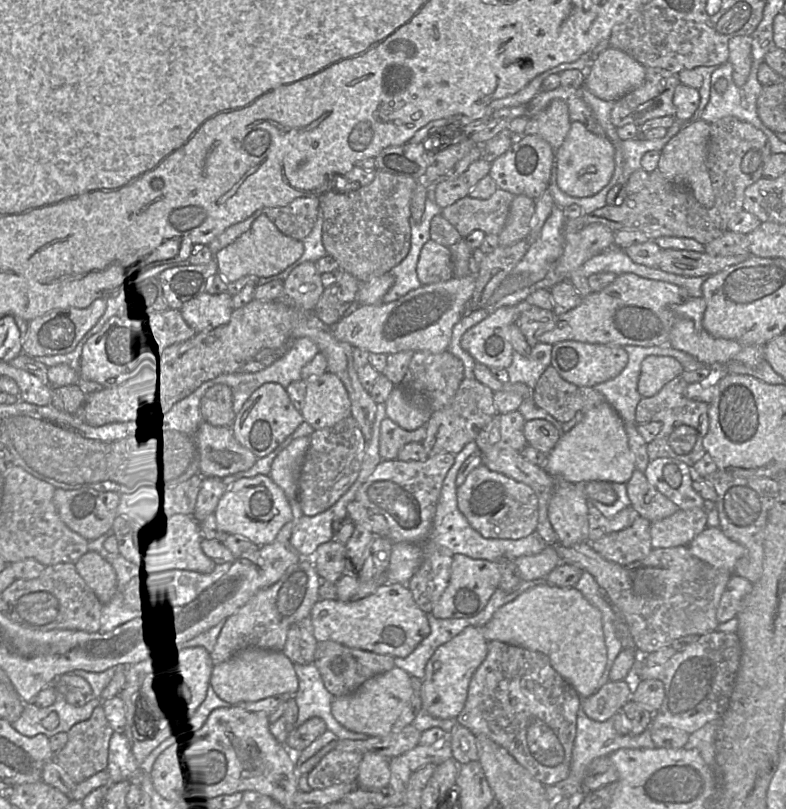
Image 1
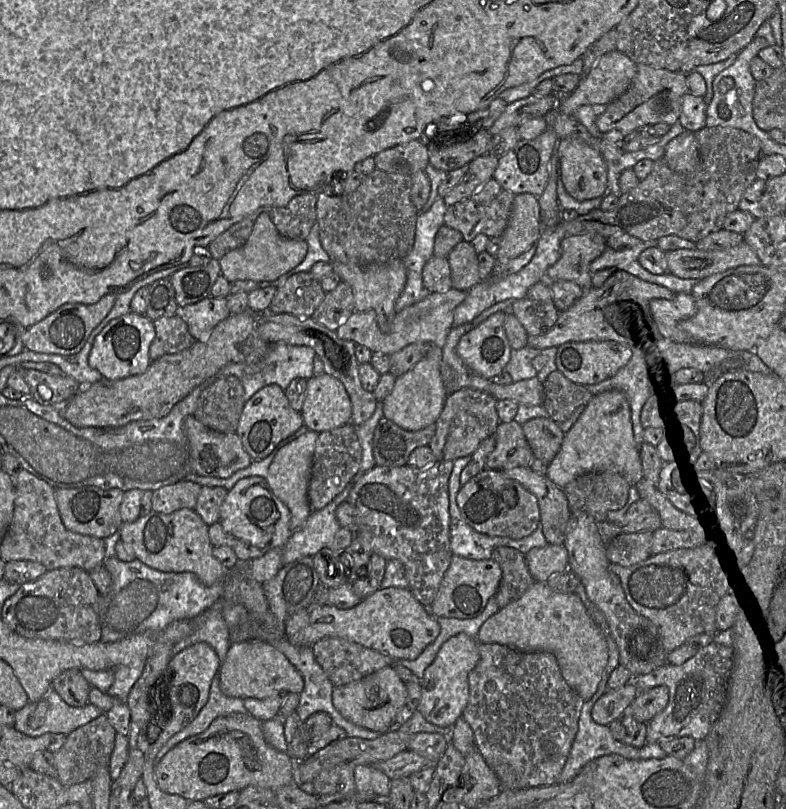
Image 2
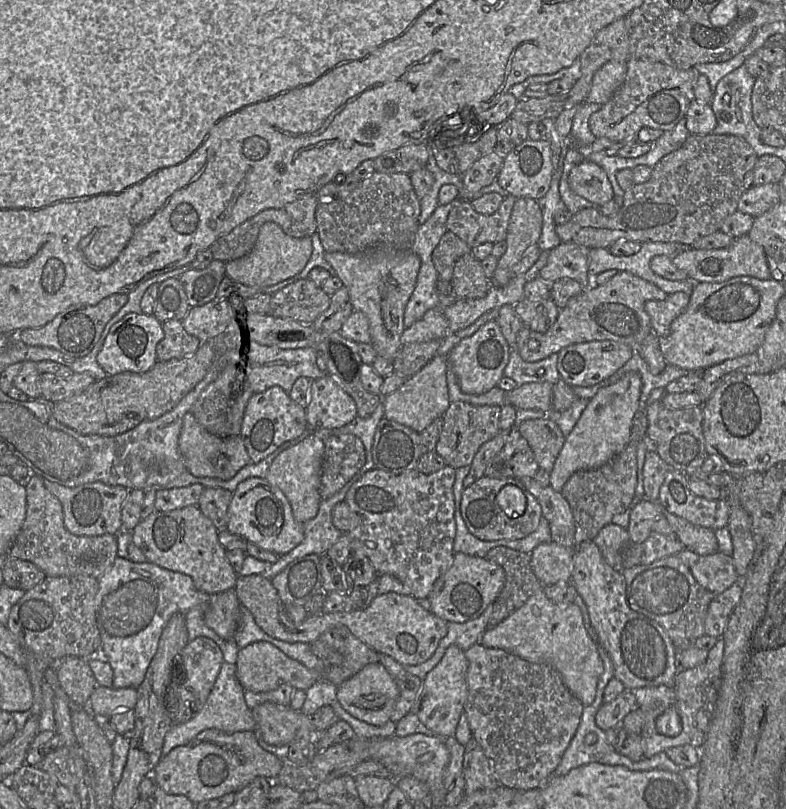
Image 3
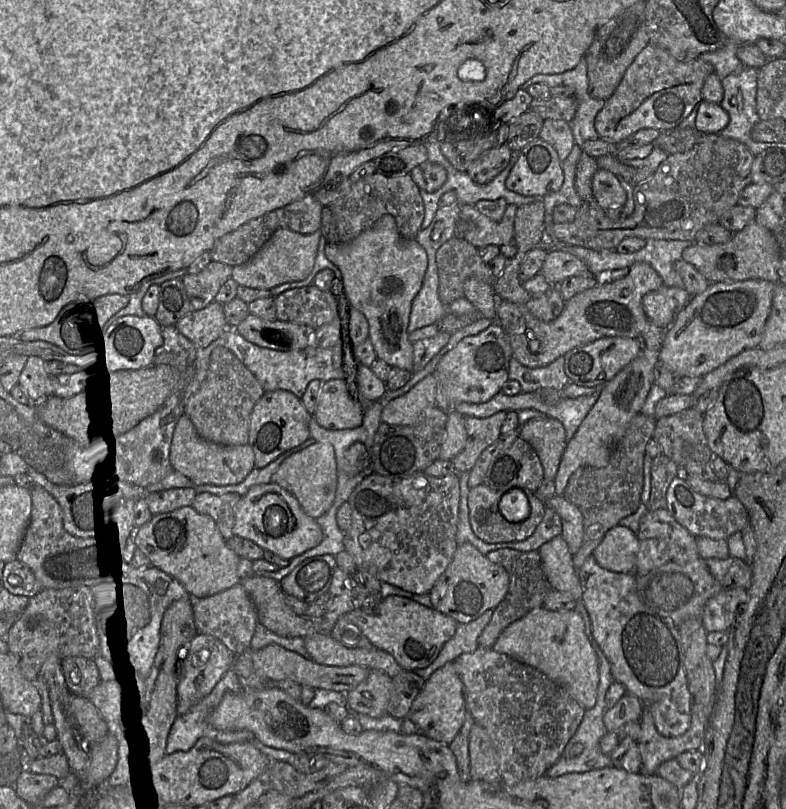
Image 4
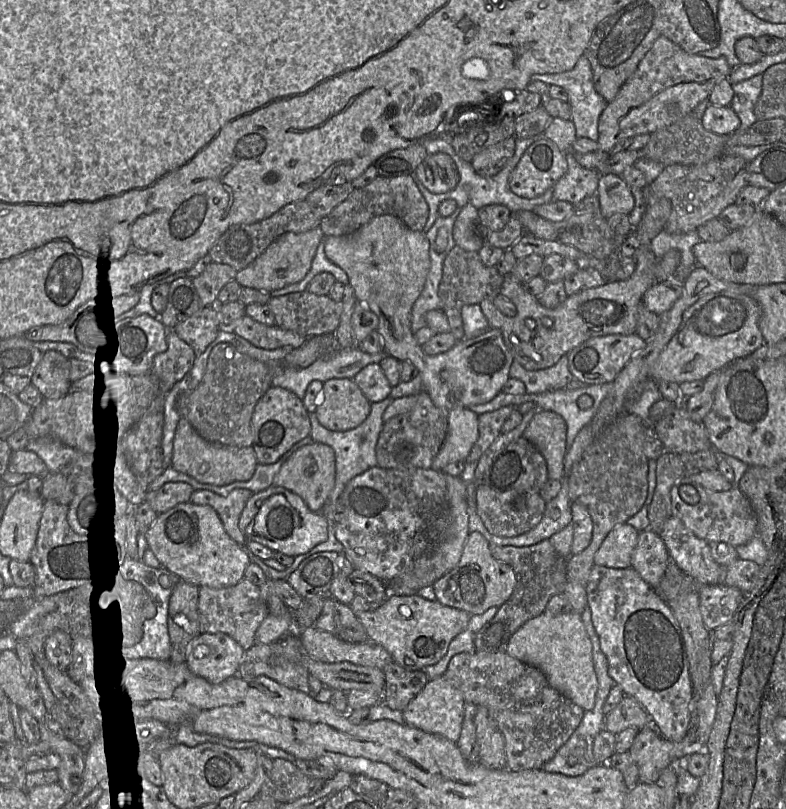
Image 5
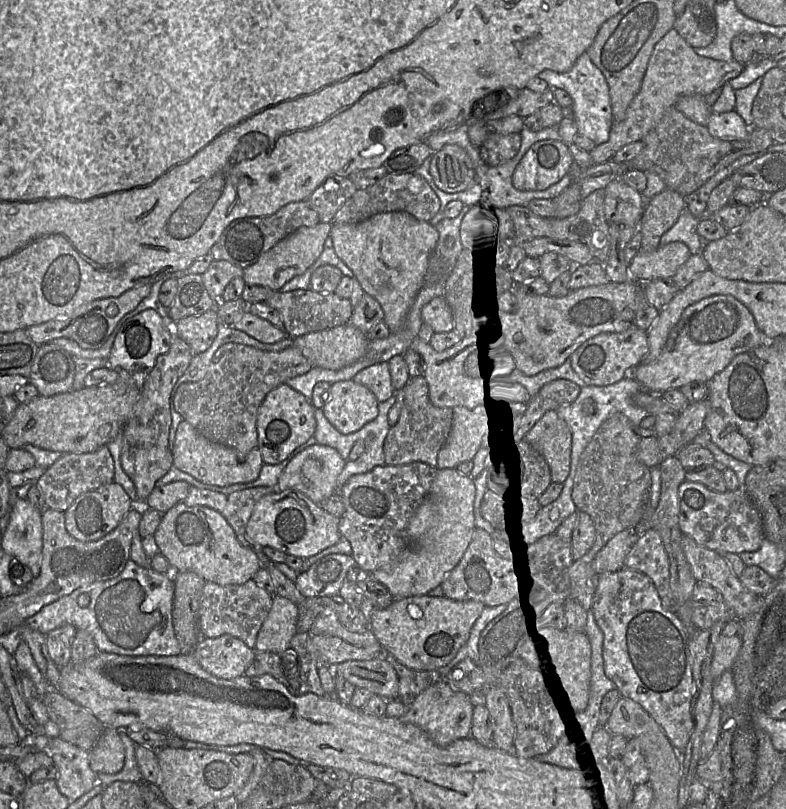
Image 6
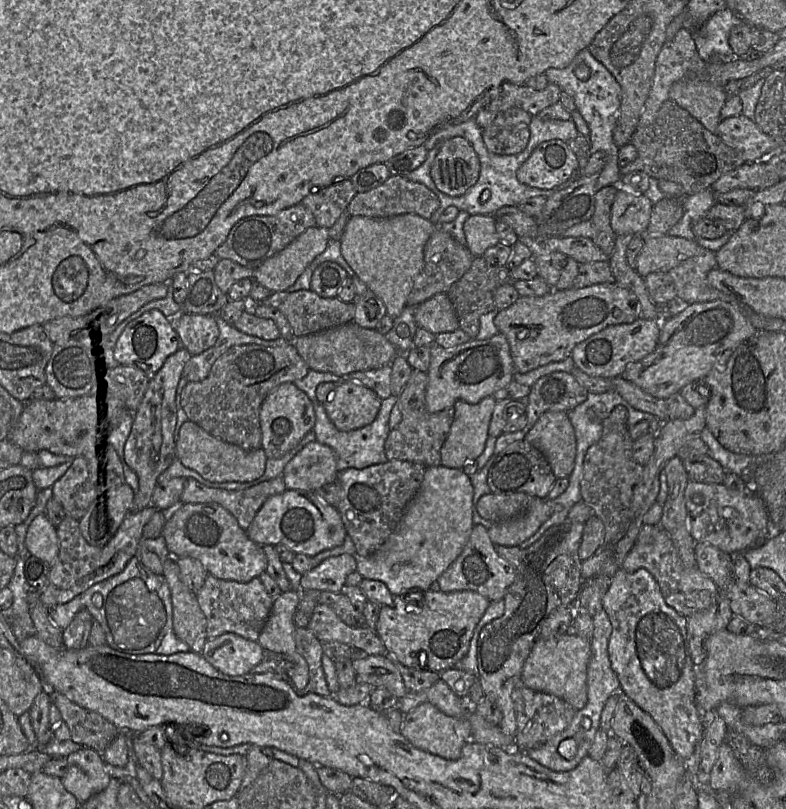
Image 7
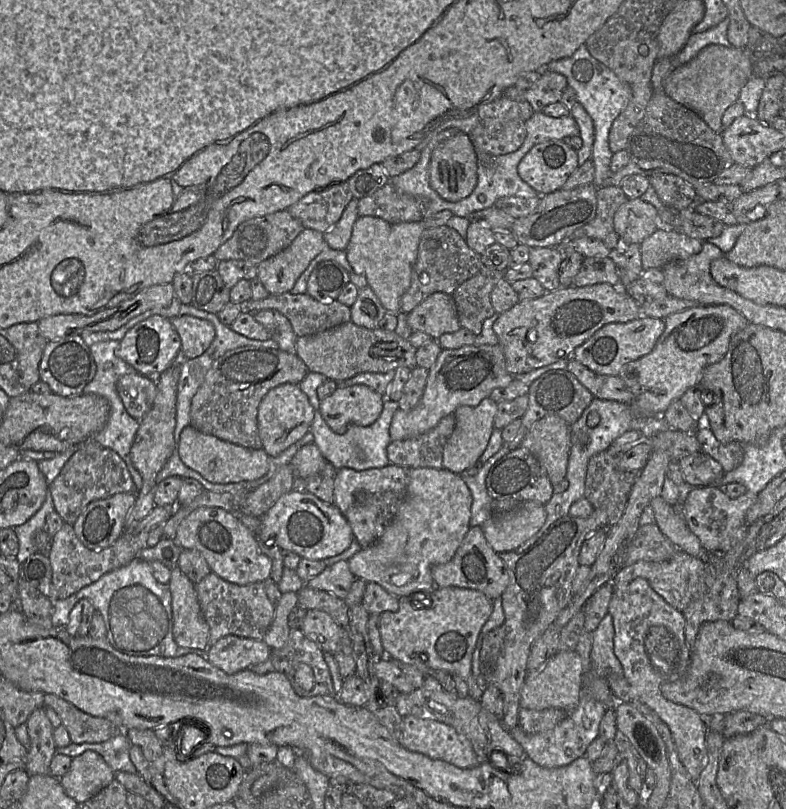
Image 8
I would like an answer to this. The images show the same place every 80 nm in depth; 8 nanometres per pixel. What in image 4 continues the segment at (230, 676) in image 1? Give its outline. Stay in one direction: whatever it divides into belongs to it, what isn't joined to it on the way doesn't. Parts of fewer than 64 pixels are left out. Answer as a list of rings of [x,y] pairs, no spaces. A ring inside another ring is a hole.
[[[270,644],[253,655],[253,666],[259,677],[266,677],[271,680],[280,681],[289,679],[297,682],[301,686],[309,686],[314,689],[321,688],[333,690],[346,694],[354,689],[369,674],[370,669],[363,666],[325,666],[321,665],[310,658],[288,651],[278,645]]]

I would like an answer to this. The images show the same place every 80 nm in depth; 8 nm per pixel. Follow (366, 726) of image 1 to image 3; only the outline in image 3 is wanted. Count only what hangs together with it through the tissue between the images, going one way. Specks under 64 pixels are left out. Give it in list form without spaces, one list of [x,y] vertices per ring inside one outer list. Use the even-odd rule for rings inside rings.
[[[372,663],[337,686],[336,694],[341,706],[353,717],[374,726],[383,726],[393,713],[399,688],[396,679],[382,664]]]

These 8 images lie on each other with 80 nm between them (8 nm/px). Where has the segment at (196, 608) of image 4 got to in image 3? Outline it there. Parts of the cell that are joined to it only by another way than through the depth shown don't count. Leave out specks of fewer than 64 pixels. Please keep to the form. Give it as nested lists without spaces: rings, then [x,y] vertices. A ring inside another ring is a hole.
[[[234,589],[211,595],[204,620],[224,640],[234,640],[239,625],[240,601]]]

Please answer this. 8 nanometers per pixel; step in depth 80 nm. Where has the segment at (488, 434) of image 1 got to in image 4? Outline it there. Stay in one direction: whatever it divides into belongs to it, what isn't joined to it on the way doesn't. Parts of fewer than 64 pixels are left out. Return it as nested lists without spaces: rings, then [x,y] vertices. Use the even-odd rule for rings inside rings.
[[[520,436],[490,463],[484,483],[494,489],[536,491],[544,479],[543,466],[533,447]]]

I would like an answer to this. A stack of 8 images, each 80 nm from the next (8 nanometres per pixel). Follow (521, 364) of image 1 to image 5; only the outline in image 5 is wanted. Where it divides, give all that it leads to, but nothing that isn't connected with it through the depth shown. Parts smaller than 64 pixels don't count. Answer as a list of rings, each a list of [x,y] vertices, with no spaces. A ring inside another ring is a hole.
[[[563,355],[555,365],[535,371],[526,370],[513,360],[509,377],[522,381],[529,394],[565,389],[570,381],[576,380],[569,370],[567,355]]]

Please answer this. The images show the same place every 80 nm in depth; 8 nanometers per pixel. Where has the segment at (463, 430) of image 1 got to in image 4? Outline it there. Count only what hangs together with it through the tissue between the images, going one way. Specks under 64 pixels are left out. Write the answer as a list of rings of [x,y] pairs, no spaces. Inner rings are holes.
[[[499,411],[484,418],[465,416],[467,443],[452,459],[457,473],[470,472],[483,450],[498,439],[507,412]]]

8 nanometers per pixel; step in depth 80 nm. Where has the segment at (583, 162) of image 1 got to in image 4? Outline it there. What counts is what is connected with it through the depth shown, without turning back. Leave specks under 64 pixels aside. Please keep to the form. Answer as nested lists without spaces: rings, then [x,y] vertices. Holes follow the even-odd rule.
[[[598,169],[592,178],[592,195],[603,210],[622,207],[627,201],[627,193],[618,177],[603,169]]]

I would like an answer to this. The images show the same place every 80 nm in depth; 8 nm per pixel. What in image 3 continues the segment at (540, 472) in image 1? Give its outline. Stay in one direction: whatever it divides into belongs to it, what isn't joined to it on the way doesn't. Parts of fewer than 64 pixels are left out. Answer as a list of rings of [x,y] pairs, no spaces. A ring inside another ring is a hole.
[[[532,477],[519,479],[538,500],[542,516],[549,522],[551,540],[568,549],[575,548],[575,522],[570,505],[561,492],[543,487]]]

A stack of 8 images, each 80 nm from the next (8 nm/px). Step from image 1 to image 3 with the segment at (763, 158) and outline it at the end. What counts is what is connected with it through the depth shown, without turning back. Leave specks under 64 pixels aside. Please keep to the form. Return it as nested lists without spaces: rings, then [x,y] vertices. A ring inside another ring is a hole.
[[[690,134],[684,144],[665,155],[653,168],[648,181],[634,184],[624,192],[623,204],[614,215],[603,215],[599,208],[580,210],[563,224],[555,227],[564,243],[575,243],[590,249],[606,248],[619,240],[644,242],[676,242],[691,246],[698,239],[721,229],[724,220],[738,210],[742,194],[753,184],[757,154],[743,138],[729,134]]]

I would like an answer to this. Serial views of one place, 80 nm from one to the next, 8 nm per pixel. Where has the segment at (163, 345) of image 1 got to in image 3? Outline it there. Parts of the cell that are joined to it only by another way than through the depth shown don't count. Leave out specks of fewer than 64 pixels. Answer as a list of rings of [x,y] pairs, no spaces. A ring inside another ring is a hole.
[[[167,320],[162,323],[163,339],[156,346],[158,361],[168,361],[188,357],[194,354],[202,343],[188,334],[180,320]]]

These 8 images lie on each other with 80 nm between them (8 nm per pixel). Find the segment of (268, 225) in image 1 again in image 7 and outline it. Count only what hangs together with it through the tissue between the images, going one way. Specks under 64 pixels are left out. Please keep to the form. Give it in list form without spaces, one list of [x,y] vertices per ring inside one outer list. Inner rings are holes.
[[[307,228],[284,249],[255,268],[252,279],[271,292],[286,291],[311,262],[325,251],[329,238],[328,228]]]

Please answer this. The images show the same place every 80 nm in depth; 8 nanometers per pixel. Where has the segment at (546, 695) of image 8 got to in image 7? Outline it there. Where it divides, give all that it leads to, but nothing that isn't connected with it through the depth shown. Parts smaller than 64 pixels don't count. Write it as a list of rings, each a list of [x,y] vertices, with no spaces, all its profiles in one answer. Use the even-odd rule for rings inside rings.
[[[565,633],[553,638],[538,638],[523,670],[522,683],[538,692],[554,695],[569,703],[576,711],[587,703],[587,668],[591,656],[591,640]]]

